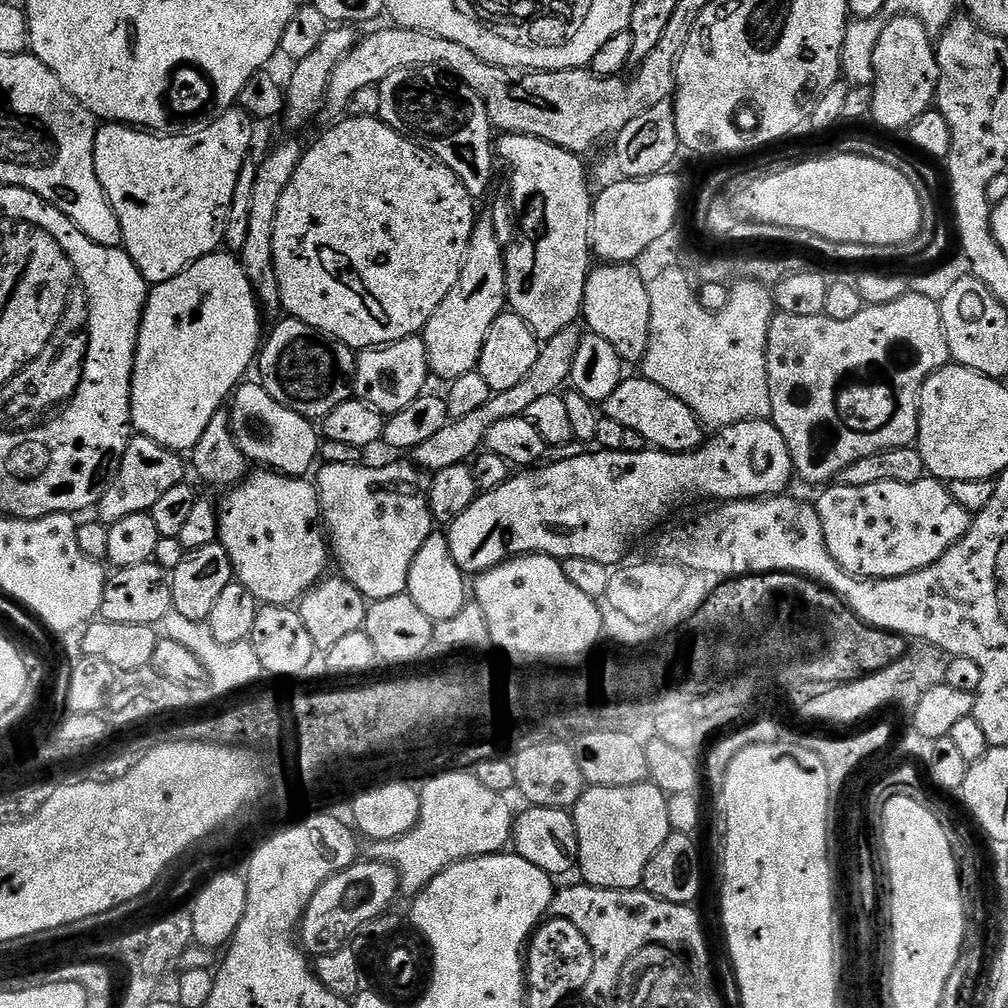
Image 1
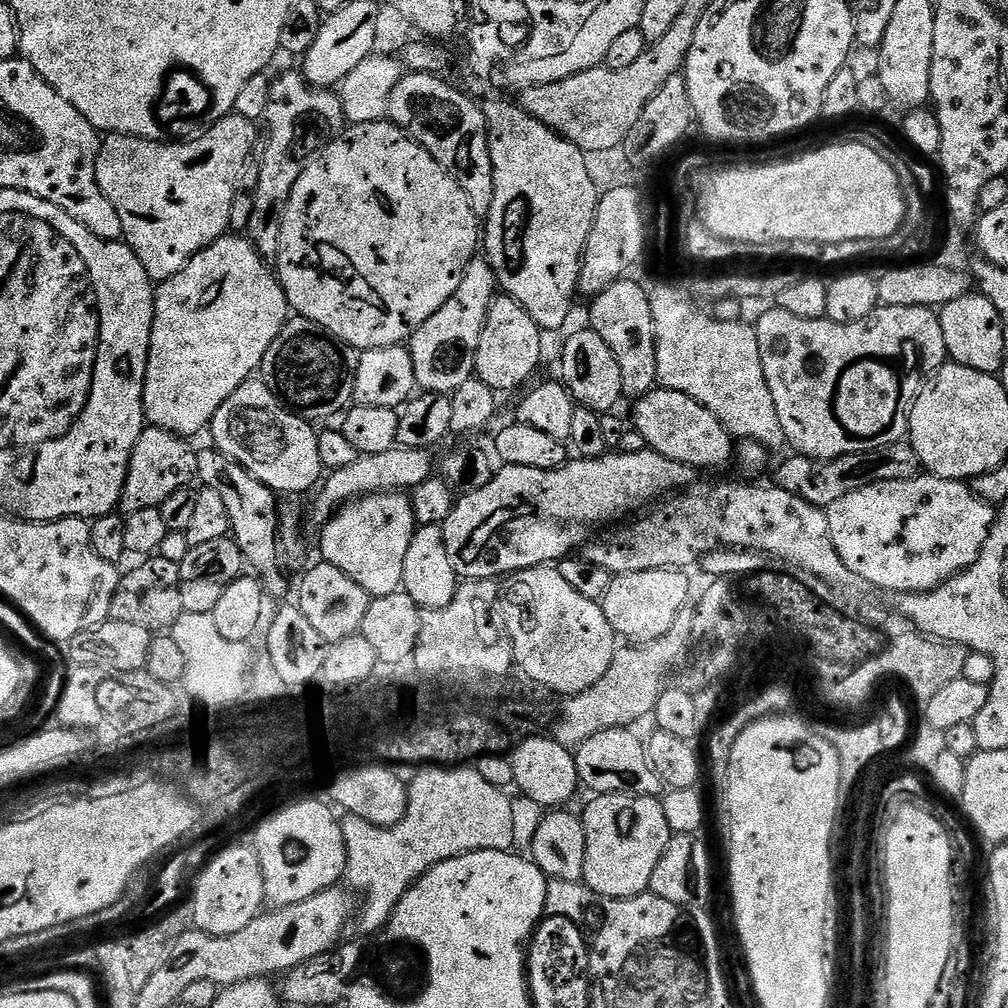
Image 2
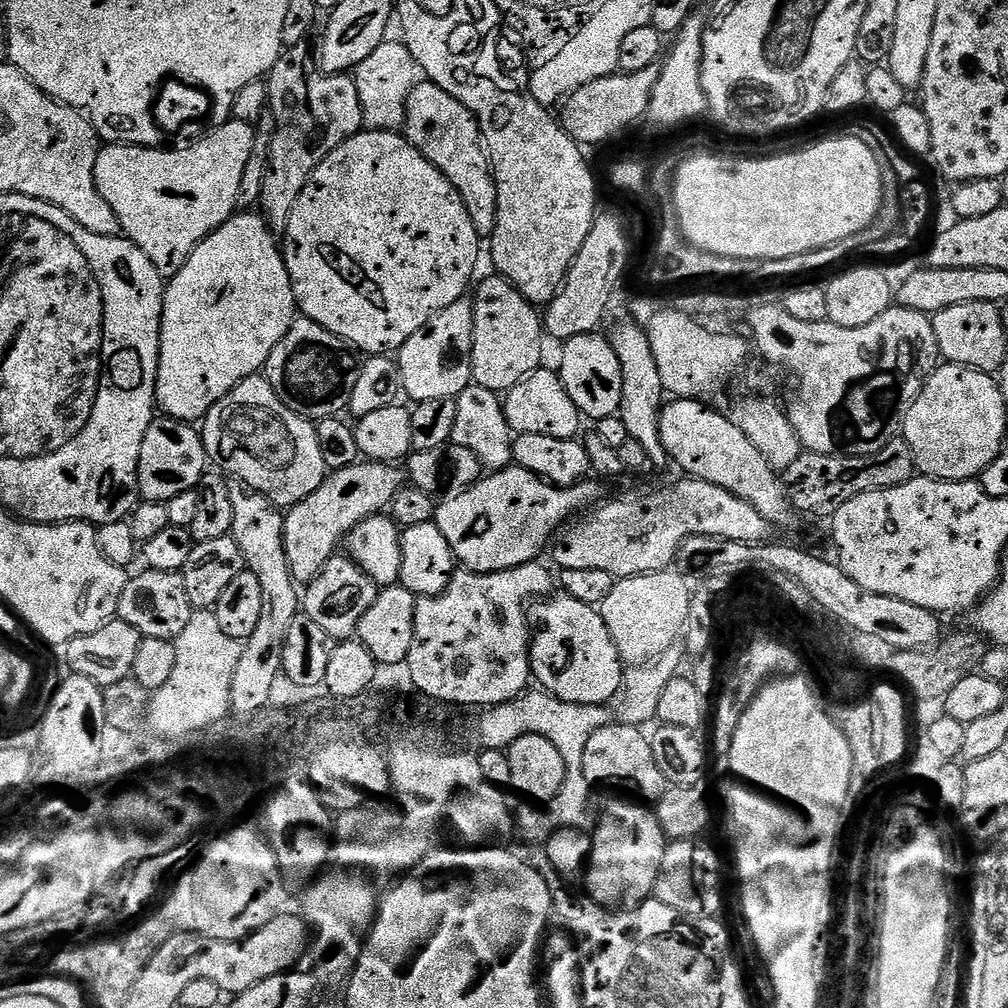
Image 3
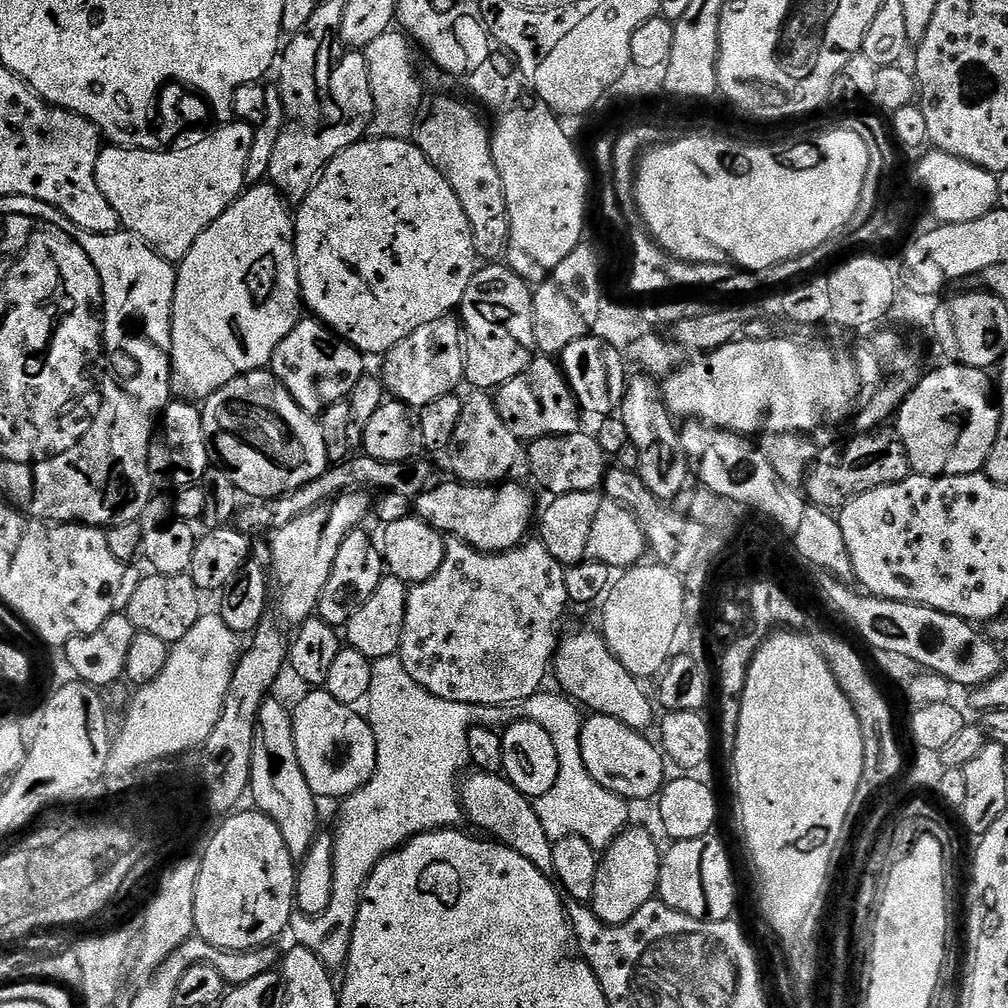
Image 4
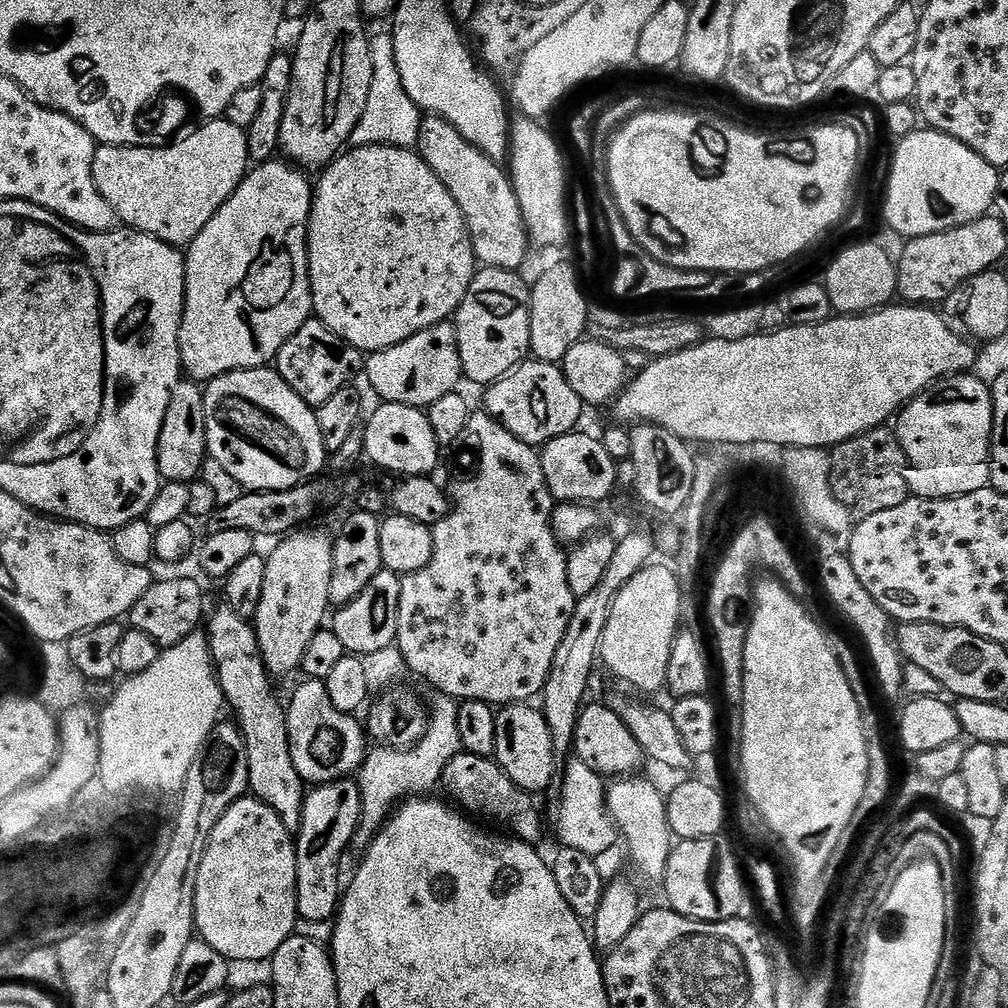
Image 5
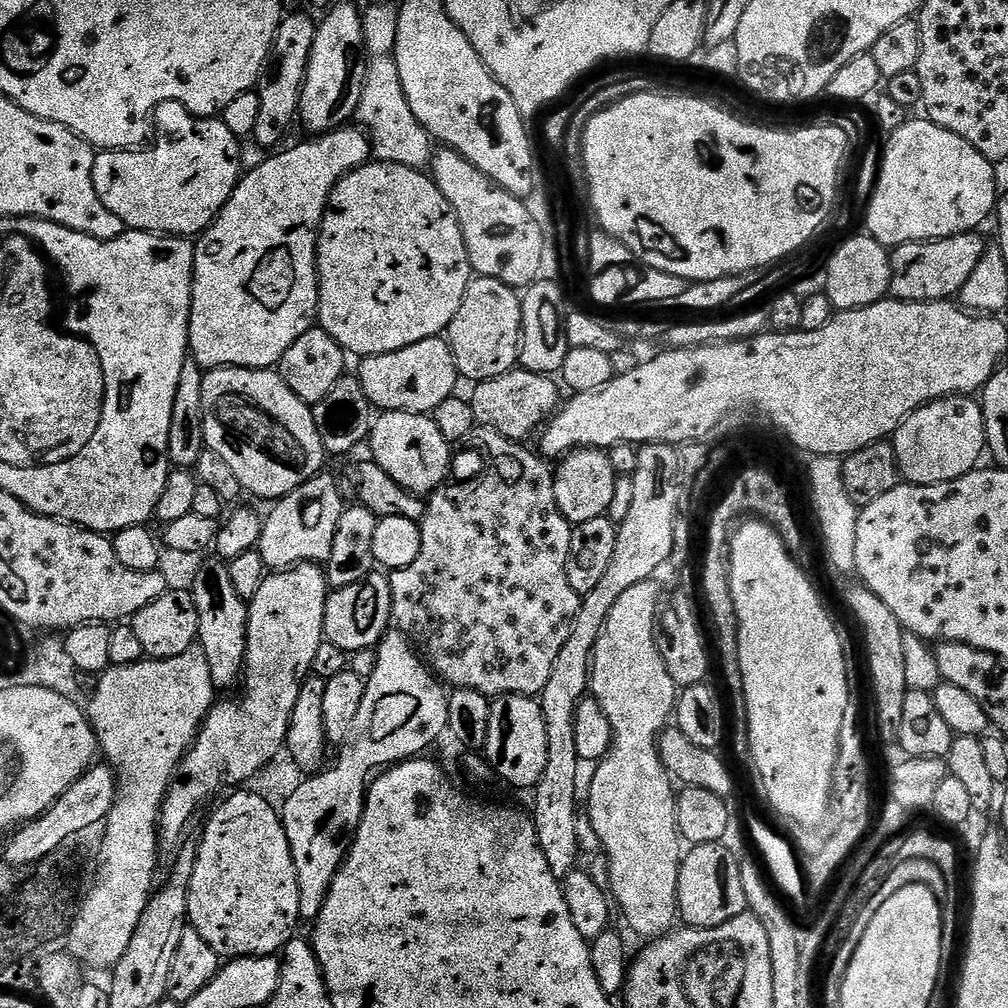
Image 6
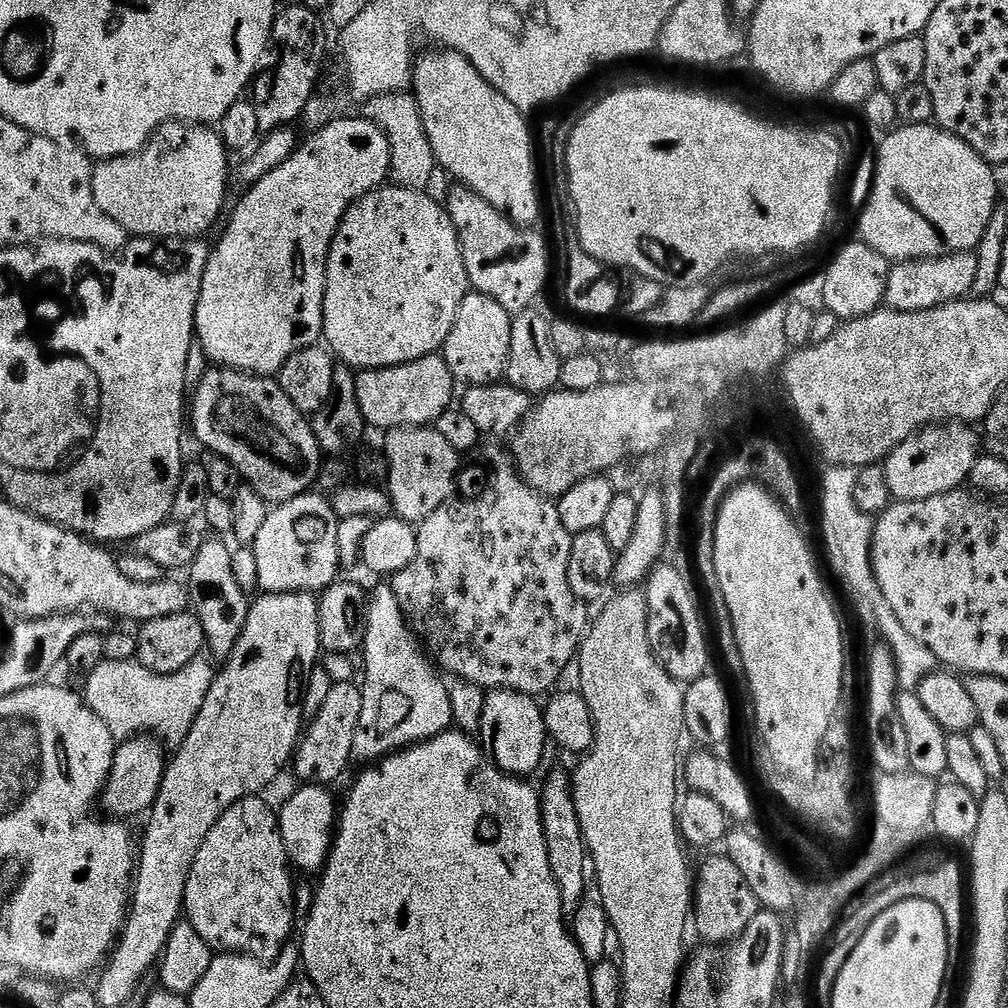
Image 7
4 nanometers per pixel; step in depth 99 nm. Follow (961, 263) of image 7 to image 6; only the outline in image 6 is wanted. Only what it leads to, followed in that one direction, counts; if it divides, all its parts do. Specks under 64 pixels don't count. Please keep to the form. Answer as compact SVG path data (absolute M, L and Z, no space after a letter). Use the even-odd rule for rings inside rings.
M979 231L958 234L954 238L926 240L923 244L900 244L891 249L891 295L907 304L934 304L959 297L966 278L974 274L974 266L982 258L986 241Z

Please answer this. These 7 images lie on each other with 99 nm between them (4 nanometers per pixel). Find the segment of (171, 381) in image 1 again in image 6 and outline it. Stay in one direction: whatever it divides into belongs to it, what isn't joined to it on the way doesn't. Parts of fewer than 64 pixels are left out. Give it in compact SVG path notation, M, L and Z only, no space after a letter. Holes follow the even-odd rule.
M352 127L323 133L317 144L285 147L280 150L285 152L272 154L277 156L262 161L253 172L245 171L213 224L195 241L188 347L191 359L201 368L275 369L286 350L317 323L320 279L316 276L316 243L328 196L347 172L369 163L373 155L369 137L359 127Z

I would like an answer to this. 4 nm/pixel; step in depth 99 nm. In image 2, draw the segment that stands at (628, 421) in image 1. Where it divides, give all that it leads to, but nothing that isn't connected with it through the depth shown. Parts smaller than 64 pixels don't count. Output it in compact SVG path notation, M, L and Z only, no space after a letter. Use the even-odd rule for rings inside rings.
M657 386L641 396L631 407L631 427L638 434L642 434L642 438L646 438L651 451L676 460L680 464L688 464L697 470L724 468L731 462L732 456L734 460L732 433L724 427L721 420L710 414L710 410L706 410L706 406L694 402L694 398L678 390Z

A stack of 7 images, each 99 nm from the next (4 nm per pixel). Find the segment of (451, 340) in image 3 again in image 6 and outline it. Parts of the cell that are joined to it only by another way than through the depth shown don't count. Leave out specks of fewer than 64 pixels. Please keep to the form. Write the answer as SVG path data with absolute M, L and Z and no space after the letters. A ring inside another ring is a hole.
M440 336L414 342L414 346L406 346L390 354L363 357L359 364L360 385L376 410L432 414L457 391L456 359L447 339Z

